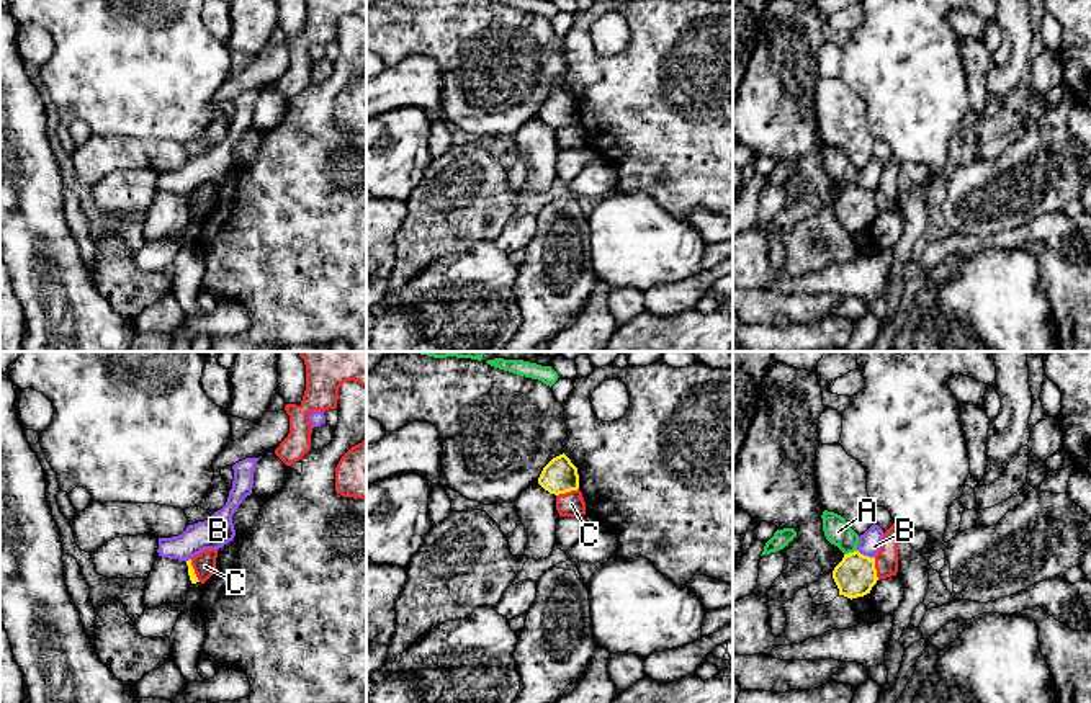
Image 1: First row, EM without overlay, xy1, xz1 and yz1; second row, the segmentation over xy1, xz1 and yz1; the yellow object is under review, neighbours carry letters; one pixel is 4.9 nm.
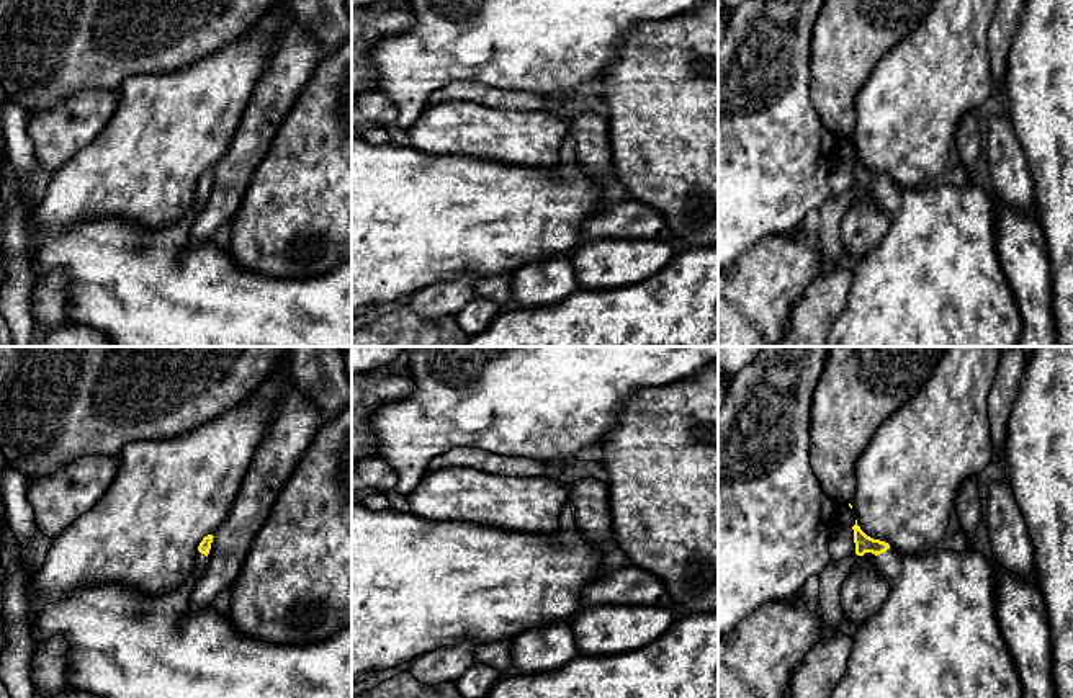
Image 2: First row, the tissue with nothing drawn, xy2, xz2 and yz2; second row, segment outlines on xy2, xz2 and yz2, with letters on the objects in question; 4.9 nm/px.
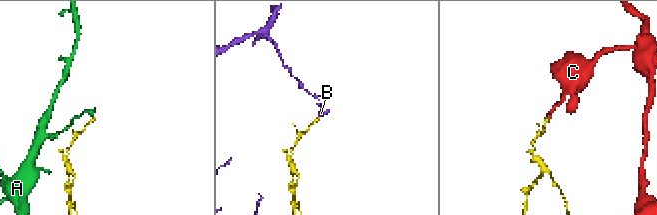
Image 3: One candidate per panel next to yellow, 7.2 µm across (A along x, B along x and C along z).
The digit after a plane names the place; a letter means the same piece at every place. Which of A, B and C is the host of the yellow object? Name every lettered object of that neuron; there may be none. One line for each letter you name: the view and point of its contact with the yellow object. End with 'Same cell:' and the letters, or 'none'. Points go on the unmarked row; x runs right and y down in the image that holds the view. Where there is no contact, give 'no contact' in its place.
Same cell: none

